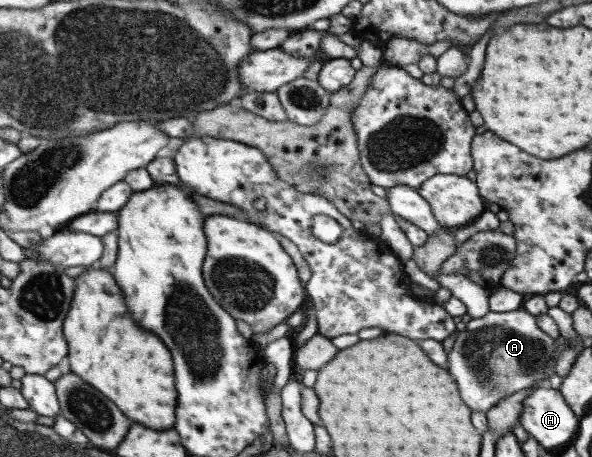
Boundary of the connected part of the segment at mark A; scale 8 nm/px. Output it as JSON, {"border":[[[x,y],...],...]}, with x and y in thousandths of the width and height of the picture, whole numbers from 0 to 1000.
{"border":[[[882,672],[850,685],[826,681],[813,694],[796,696],[787,707],[785,722],[772,726],[767,746],[762,768],[753,777],[752,807],[758,807],[758,821],[772,838],[775,864],[792,886],[792,895],[816,904],[838,888],[841,873],[870,862],[870,856],[889,853],[900,838],[924,834],[926,825],[917,816],[919,801],[939,768],[936,742],[914,724],[905,691],[890,685]]]}

